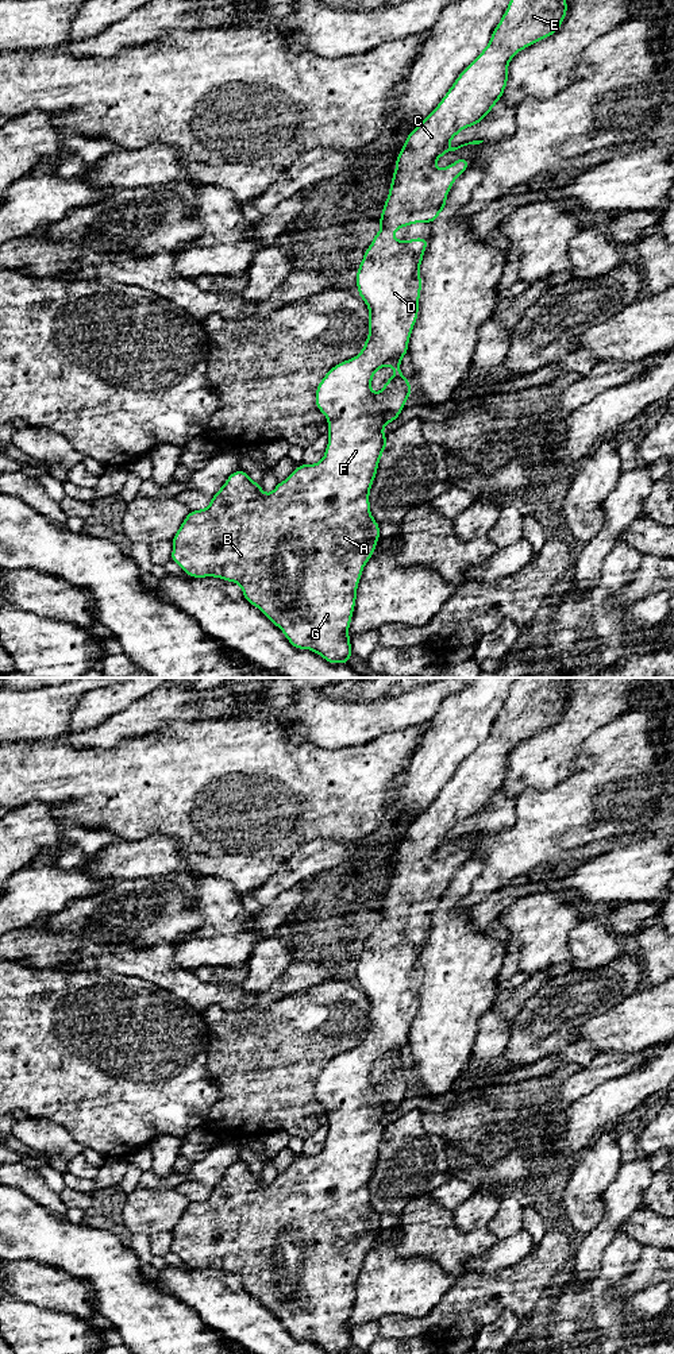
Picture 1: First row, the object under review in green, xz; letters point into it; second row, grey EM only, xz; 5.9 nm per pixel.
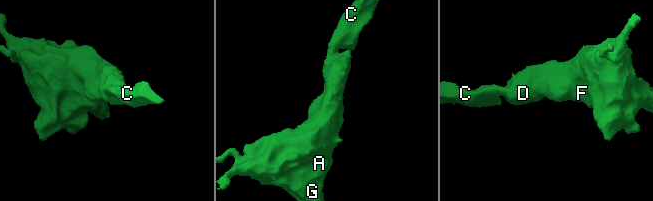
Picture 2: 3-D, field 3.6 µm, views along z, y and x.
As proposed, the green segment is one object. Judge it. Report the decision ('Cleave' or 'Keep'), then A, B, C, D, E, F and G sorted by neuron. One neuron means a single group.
Keep. Groups: A B C D E F G

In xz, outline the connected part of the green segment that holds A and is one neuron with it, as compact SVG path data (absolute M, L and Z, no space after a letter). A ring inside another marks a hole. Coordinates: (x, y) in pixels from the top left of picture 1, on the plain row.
M519 678L511 687L507 702L504 703L501 711L496 717L492 724L489 736L481 742L481 745L457 768L452 778L447 782L446 787L440 791L436 799L420 814L417 815L412 823L408 825L407 832L396 849L396 861L392 867L390 880L388 884L388 890L382 898L381 909L378 910L381 915L381 922L373 926L373 933L367 941L365 941L363 950L357 961L357 980L359 988L365 992L369 999L369 1027L363 1035L362 1042L354 1048L353 1050L343 1052L335 1056L330 1062L324 1066L316 1080L315 1093L317 1100L327 1108L328 1112L328 1135L324 1143L324 1147L320 1153L315 1156L304 1156L301 1154L285 1172L278 1173L276 1180L265 1185L261 1176L254 1173L251 1168L243 1162L238 1161L228 1166L226 1174L212 1187L211 1195L201 1201L190 1201L189 1206L184 1210L181 1218L177 1224L172 1230L173 1242L170 1251L176 1253L182 1262L190 1269L220 1269L227 1273L238 1274L242 1278L242 1284L244 1291L257 1297L277 1319L284 1323L284 1327L288 1330L292 1338L296 1341L309 1341L315 1345L320 1346L328 1354L350 1354L351 1334L350 1326L347 1320L351 1316L351 1308L357 1293L357 1278L359 1276L359 1270L363 1262L365 1255L374 1246L375 1237L378 1230L381 1228L378 1212L375 1212L370 1204L370 1180L373 1172L377 1166L377 1160L381 1152L381 1146L384 1145L388 1134L386 1126L382 1123L384 1118L398 1110L408 1088L412 1085L411 1072L408 1072L404 1065L400 1062L401 1050L408 1045L408 1034L417 1011L419 1006L419 991L421 984L421 968L420 968L420 956L428 936L428 929L415 929L411 931L396 931L394 923L401 918L408 918L416 914L434 914L439 904L446 900L447 886L455 873L455 871L467 860L470 855L466 849L461 848L454 855L446 857L444 860L436 860L436 852L443 848L448 842L455 842L467 836L479 836L484 832L473 832L458 838L450 838L450 832L457 828L462 821L477 817L482 810L485 810L494 795L501 791L501 787L508 775L508 756L512 749L521 741L527 740L538 734L542 730L548 729L555 725L567 706L567 694L566 686L573 678ZM392 1057L394 1066L389 1069L380 1084L374 1084L371 1081L371 1071L378 1060Z

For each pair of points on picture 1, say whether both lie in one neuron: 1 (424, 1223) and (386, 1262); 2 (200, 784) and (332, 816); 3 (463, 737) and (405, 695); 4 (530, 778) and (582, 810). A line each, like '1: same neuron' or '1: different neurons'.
1: different neurons
2: same neuron
3: different neurons
4: different neurons

